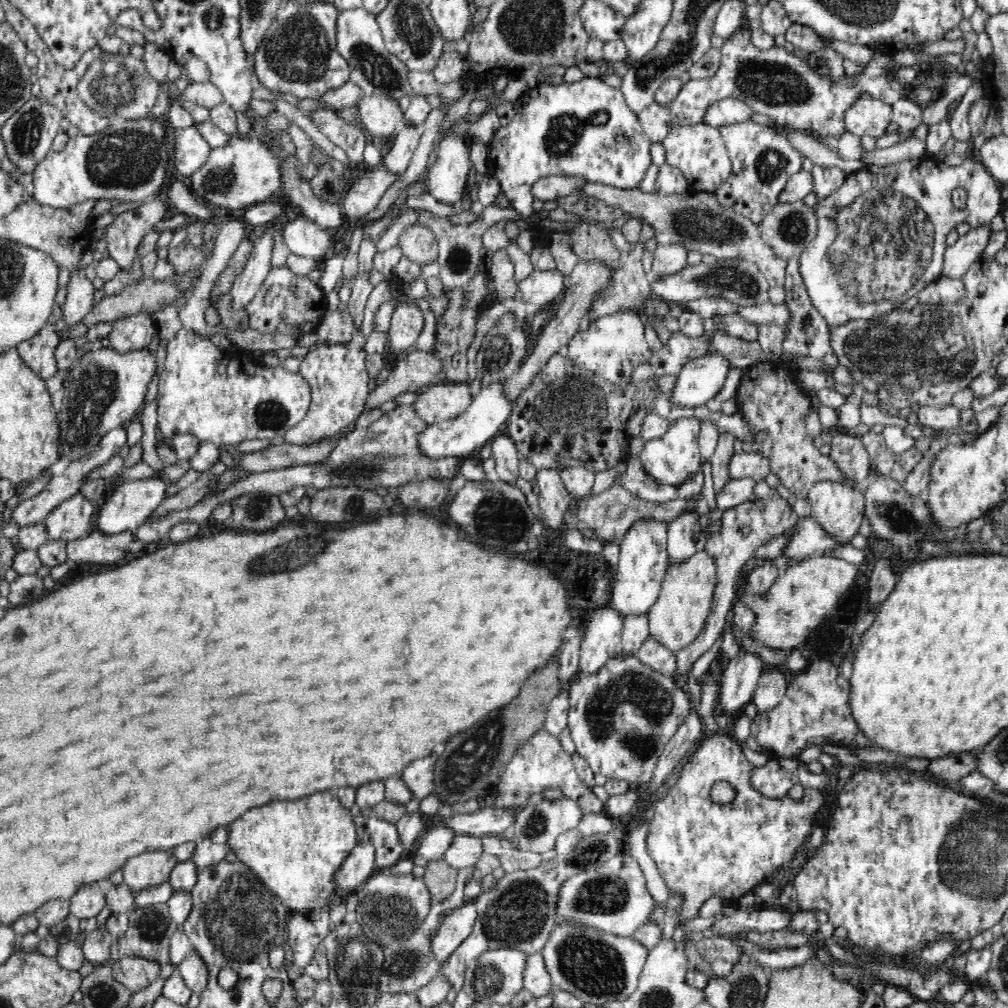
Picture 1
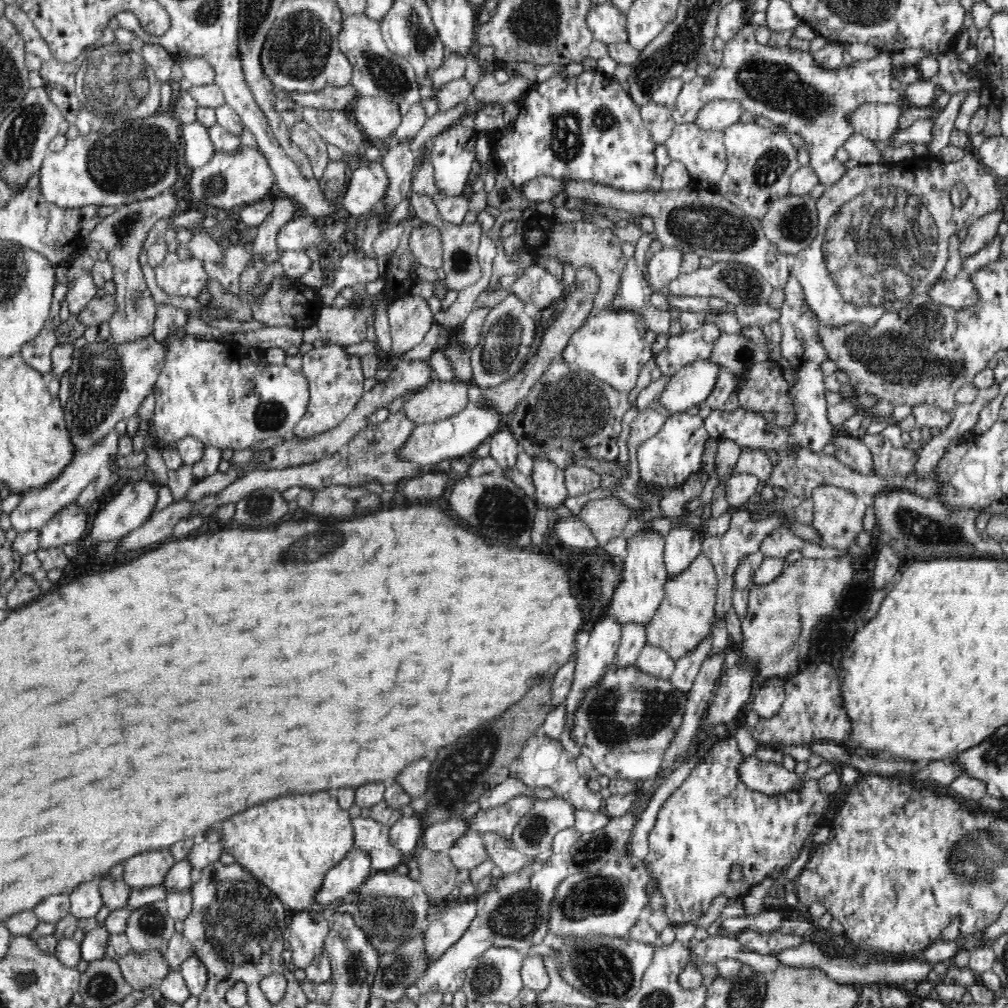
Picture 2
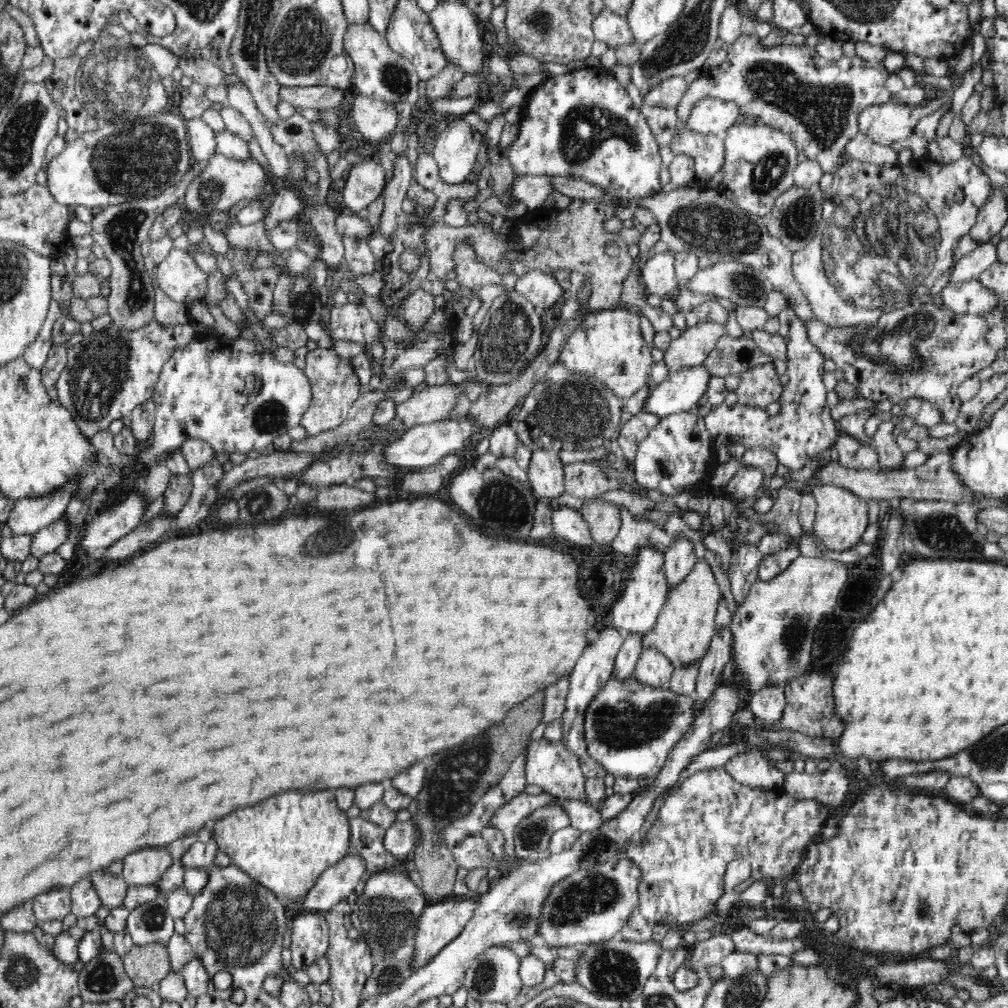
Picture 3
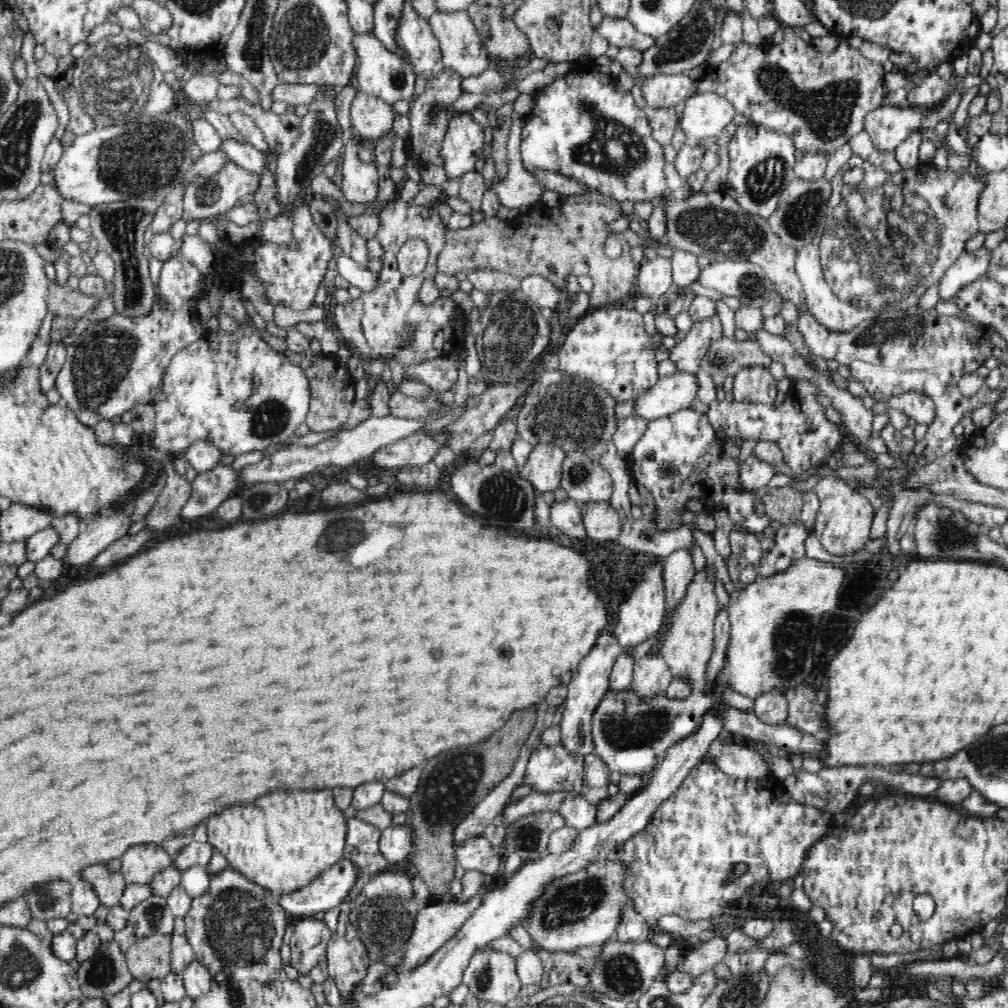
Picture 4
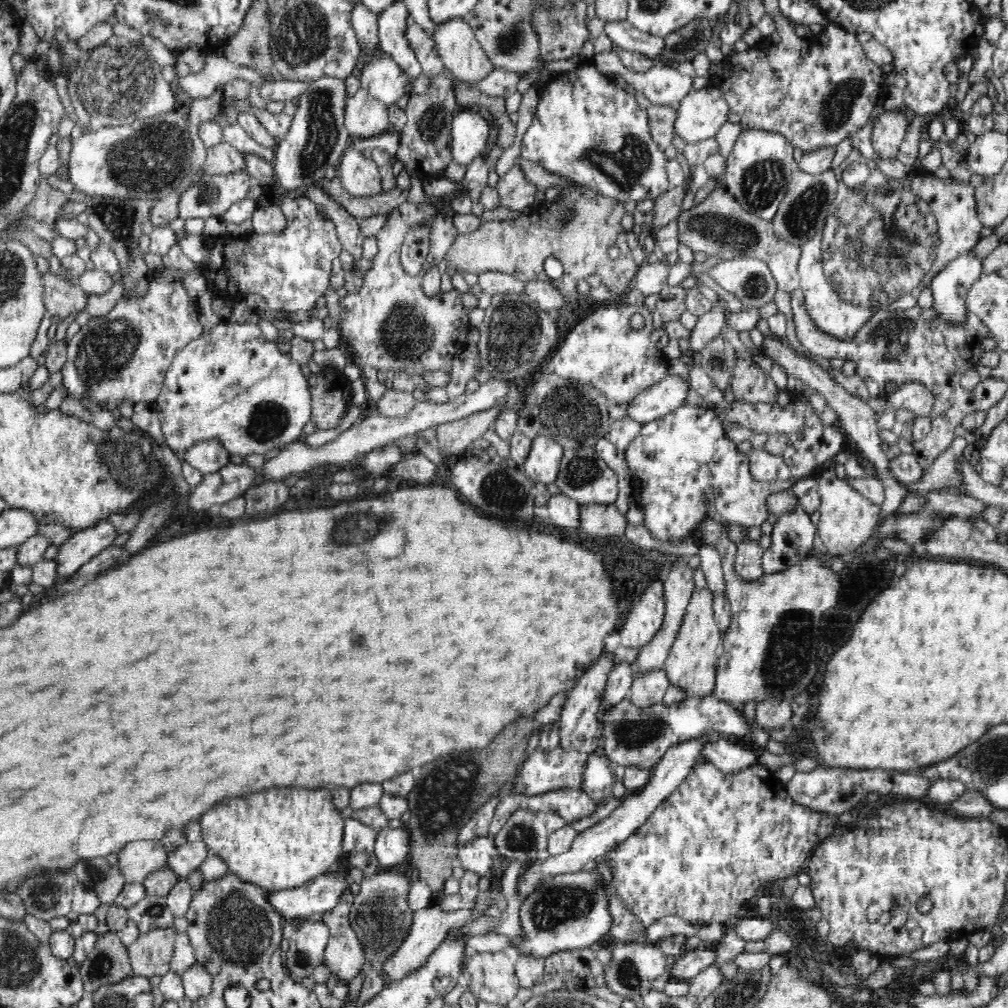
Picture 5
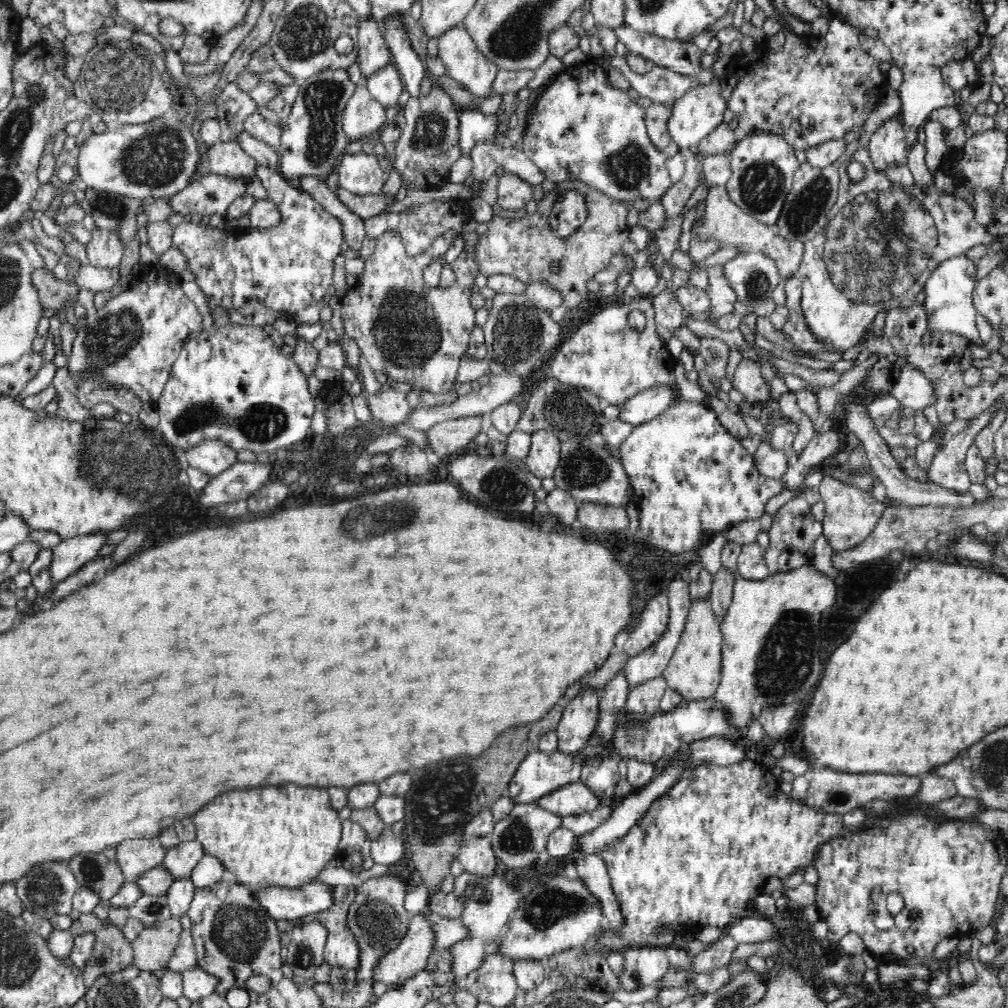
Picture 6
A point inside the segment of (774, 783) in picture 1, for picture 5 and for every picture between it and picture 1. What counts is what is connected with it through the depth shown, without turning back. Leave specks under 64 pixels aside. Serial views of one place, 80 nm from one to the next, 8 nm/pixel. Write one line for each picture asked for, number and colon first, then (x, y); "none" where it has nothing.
2: (757, 775)
3: (750, 767)
4: (743, 762)
5: (729, 757)

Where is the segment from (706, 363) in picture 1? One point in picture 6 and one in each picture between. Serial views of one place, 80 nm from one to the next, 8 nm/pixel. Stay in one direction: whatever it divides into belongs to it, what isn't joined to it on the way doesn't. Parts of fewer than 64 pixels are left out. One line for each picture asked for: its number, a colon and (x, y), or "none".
2: (690, 386)
3: (680, 391)
4: (670, 393)
5: (653, 403)
6: (644, 405)

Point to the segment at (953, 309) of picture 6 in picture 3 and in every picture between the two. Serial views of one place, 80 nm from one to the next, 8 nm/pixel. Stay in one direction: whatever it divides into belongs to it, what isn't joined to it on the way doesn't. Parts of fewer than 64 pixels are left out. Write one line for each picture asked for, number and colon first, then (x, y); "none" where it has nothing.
3: (968, 268)
4: (971, 266)
5: (950, 288)

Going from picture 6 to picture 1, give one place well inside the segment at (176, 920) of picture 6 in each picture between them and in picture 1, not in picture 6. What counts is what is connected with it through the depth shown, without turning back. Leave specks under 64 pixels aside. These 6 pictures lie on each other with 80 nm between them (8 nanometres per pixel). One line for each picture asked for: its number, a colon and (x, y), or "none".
1: (136, 972)
2: (142, 969)
3: (145, 964)
4: (149, 957)
5: (150, 954)

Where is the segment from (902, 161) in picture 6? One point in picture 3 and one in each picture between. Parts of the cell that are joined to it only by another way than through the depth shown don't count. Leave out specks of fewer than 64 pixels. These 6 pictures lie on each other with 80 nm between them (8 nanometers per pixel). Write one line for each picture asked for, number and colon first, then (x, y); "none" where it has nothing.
3: (888, 123)
4: (888, 126)
5: (888, 132)

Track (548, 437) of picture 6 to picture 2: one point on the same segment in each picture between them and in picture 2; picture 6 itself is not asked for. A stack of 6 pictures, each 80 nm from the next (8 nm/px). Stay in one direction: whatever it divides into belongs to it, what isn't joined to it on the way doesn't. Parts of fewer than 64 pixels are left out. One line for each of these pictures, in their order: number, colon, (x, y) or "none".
2: (549, 481)
3: (545, 471)
4: (543, 468)
5: (541, 465)

